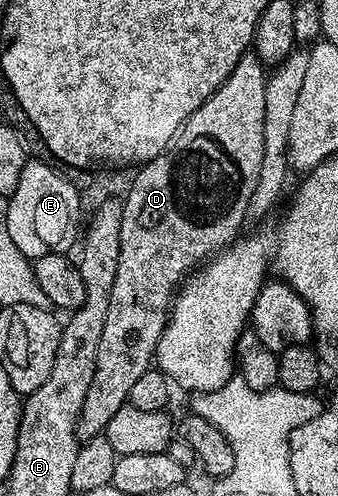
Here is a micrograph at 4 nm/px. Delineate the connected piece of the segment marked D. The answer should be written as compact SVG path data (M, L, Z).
M255 53L243 55L238 61L238 65L234 67L234 73L230 73L228 80L185 121L183 127L180 128L179 142L169 146L168 150L162 152L157 159L151 159L149 163L143 164L137 170L140 172L137 173L136 180L133 181L128 195L125 194L123 196L124 212L120 222L118 273L114 277L114 285L110 289L110 309L106 309L106 325L102 325L102 341L98 341L98 361L94 369L94 381L90 381L90 389L86 389L86 401L82 401L82 409L76 418L76 436L80 440L87 441L107 432L110 417L114 417L114 413L118 413L118 409L126 406L130 397L131 387L138 382L138 377L142 377L142 373L146 373L153 366L156 357L156 346L162 337L164 326L168 323L168 312L171 308L172 300L185 276L201 261L207 260L209 257L223 251L241 234L240 226L246 223L250 196L254 194L254 185L258 185L258 173L262 170L262 121L266 121L267 84L265 64L261 63L260 58Z

